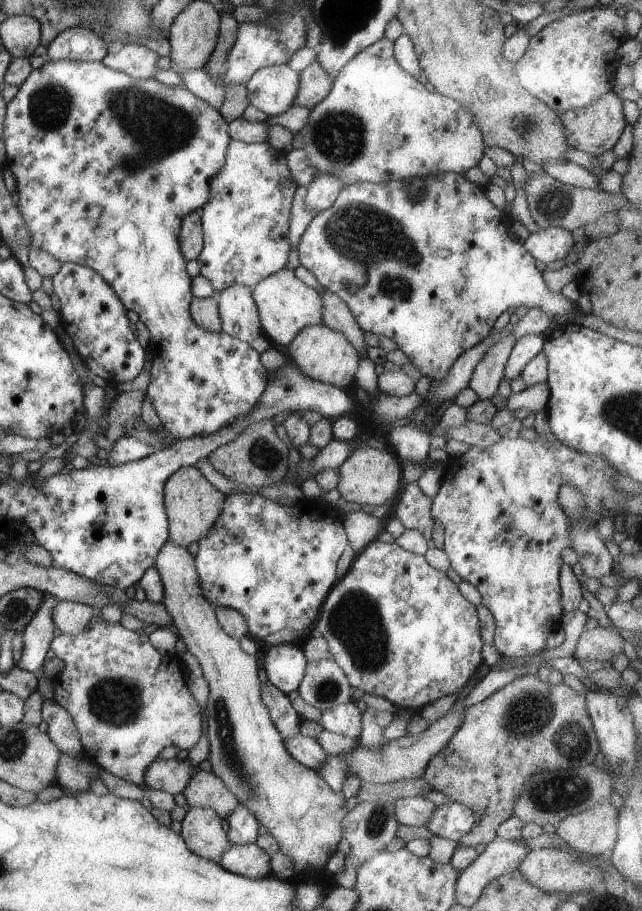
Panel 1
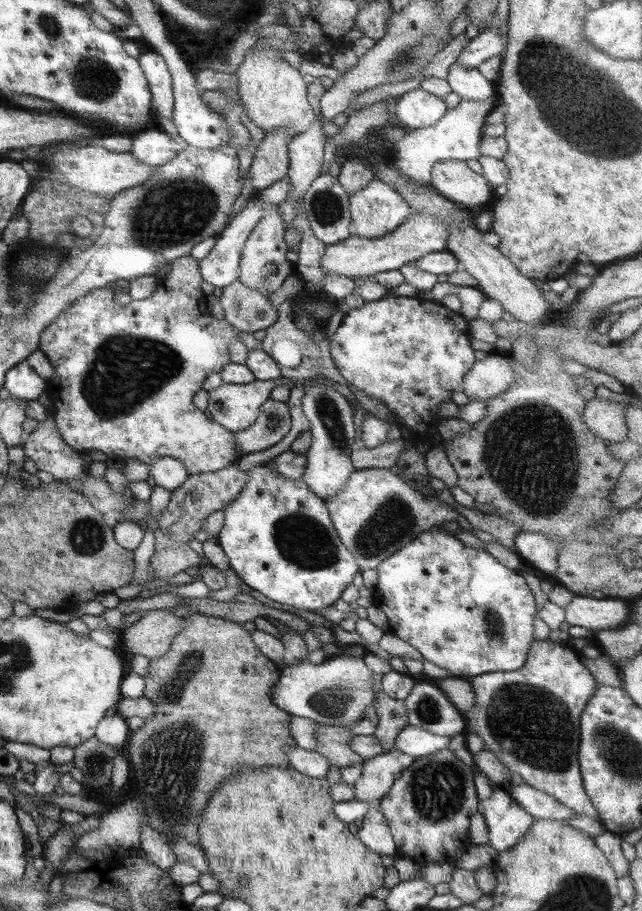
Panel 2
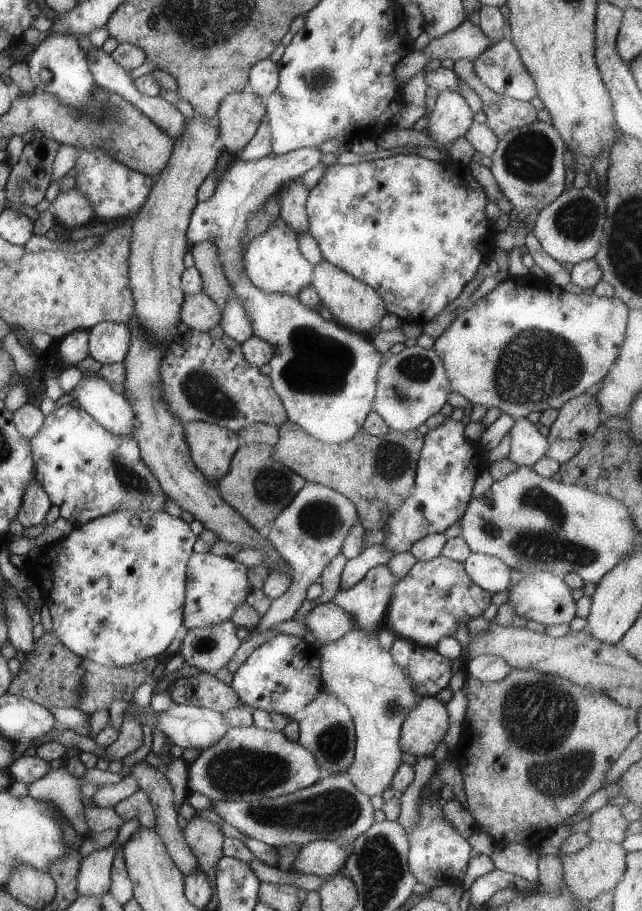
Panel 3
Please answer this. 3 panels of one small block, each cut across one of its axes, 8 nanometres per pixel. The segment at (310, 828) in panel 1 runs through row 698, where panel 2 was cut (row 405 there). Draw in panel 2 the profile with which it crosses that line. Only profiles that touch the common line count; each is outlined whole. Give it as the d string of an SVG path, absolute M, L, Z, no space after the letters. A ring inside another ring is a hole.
M253 380L248 384L223 383L209 390L208 412L218 424L232 432L252 426L259 415L260 407L270 399L272 388L280 380Z

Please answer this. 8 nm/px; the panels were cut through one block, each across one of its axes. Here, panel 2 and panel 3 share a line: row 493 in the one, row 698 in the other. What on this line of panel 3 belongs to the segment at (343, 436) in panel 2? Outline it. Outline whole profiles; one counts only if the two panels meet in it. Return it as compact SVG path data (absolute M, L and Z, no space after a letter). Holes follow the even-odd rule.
M324 690L306 706L305 716L299 720L299 739L318 763L318 768L324 777L331 774L347 773L355 757L355 726L349 708Z

